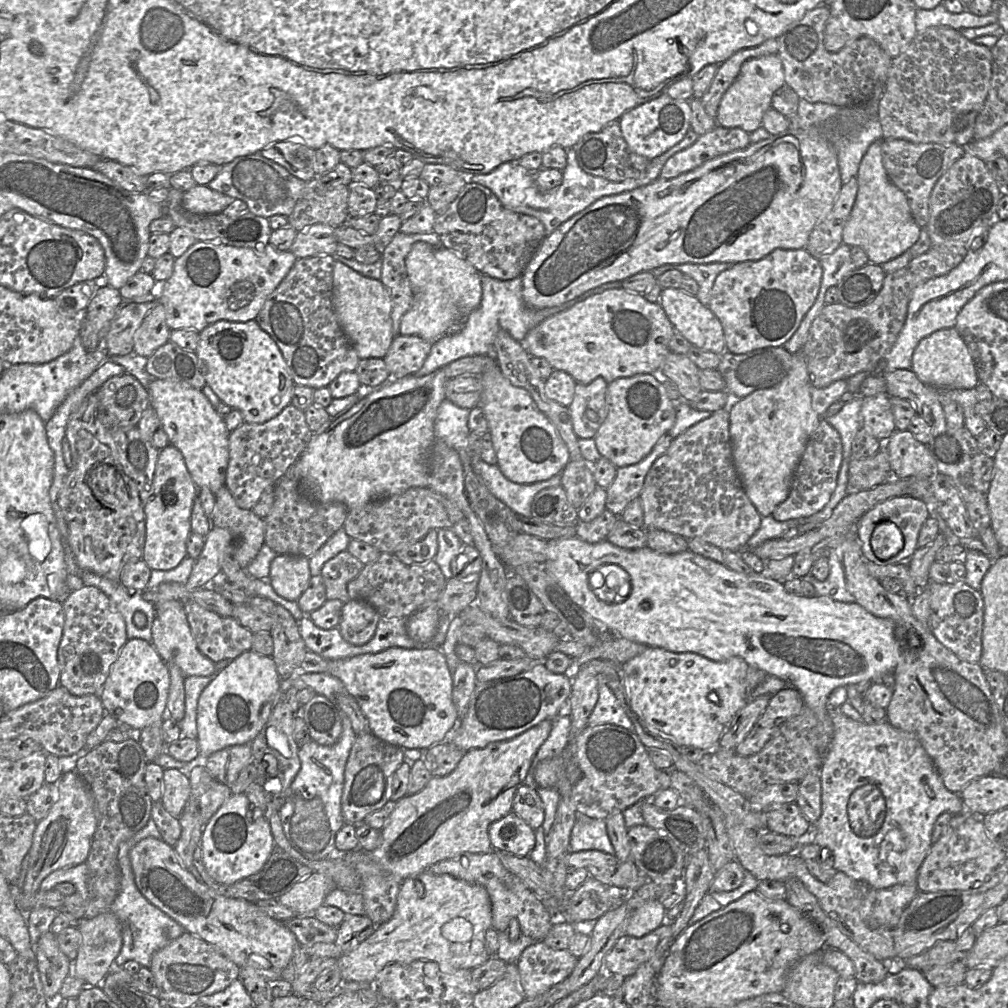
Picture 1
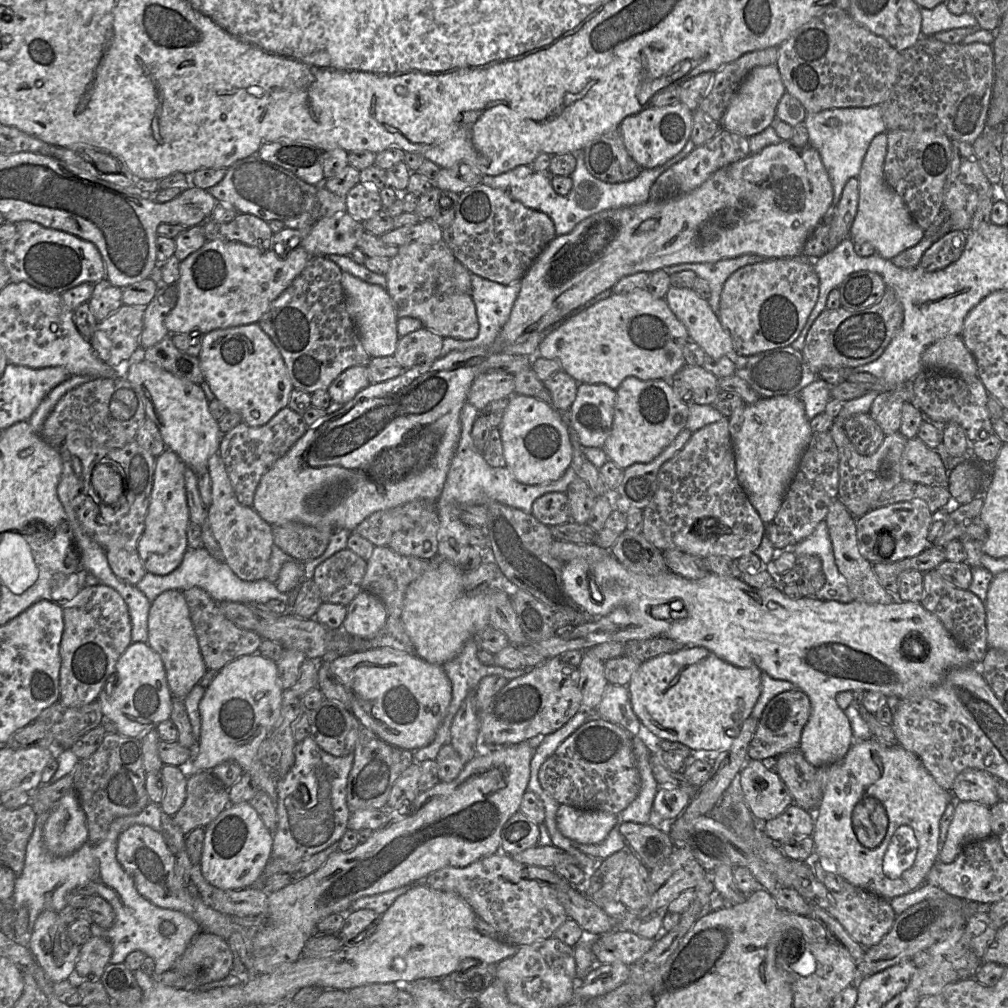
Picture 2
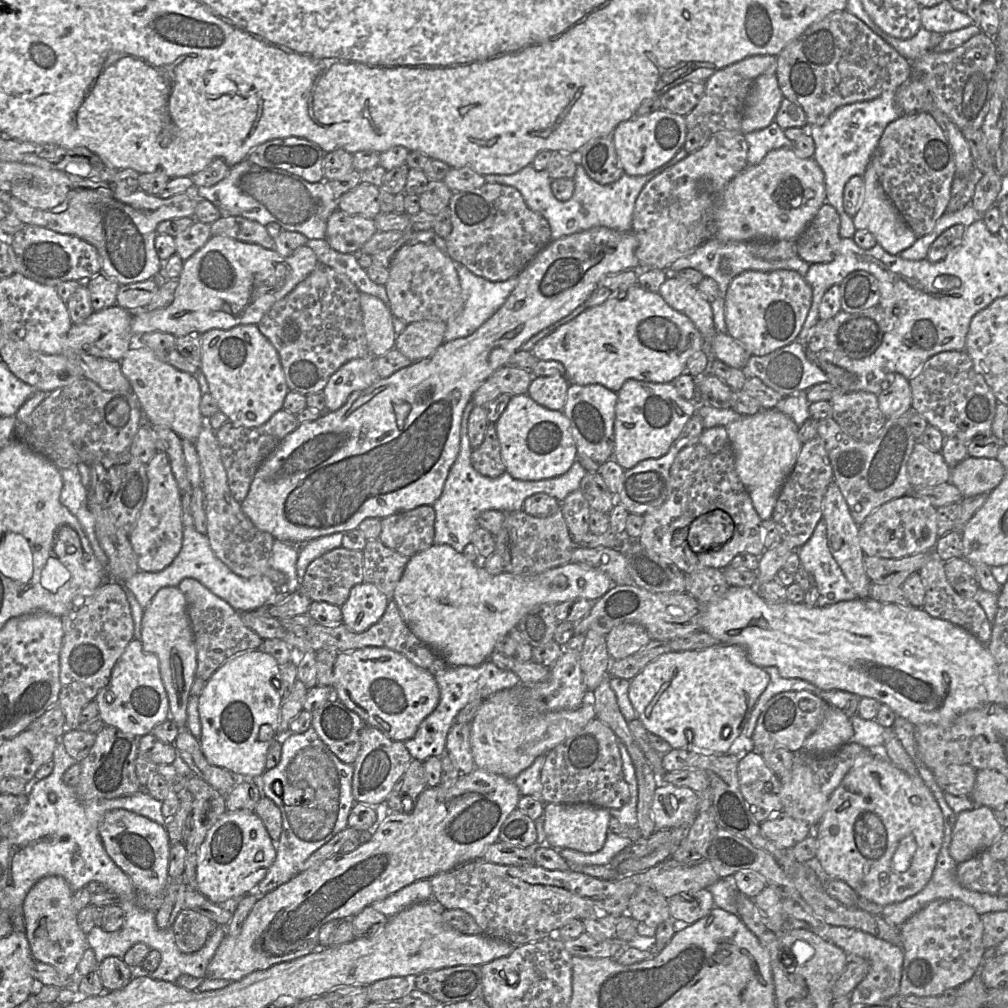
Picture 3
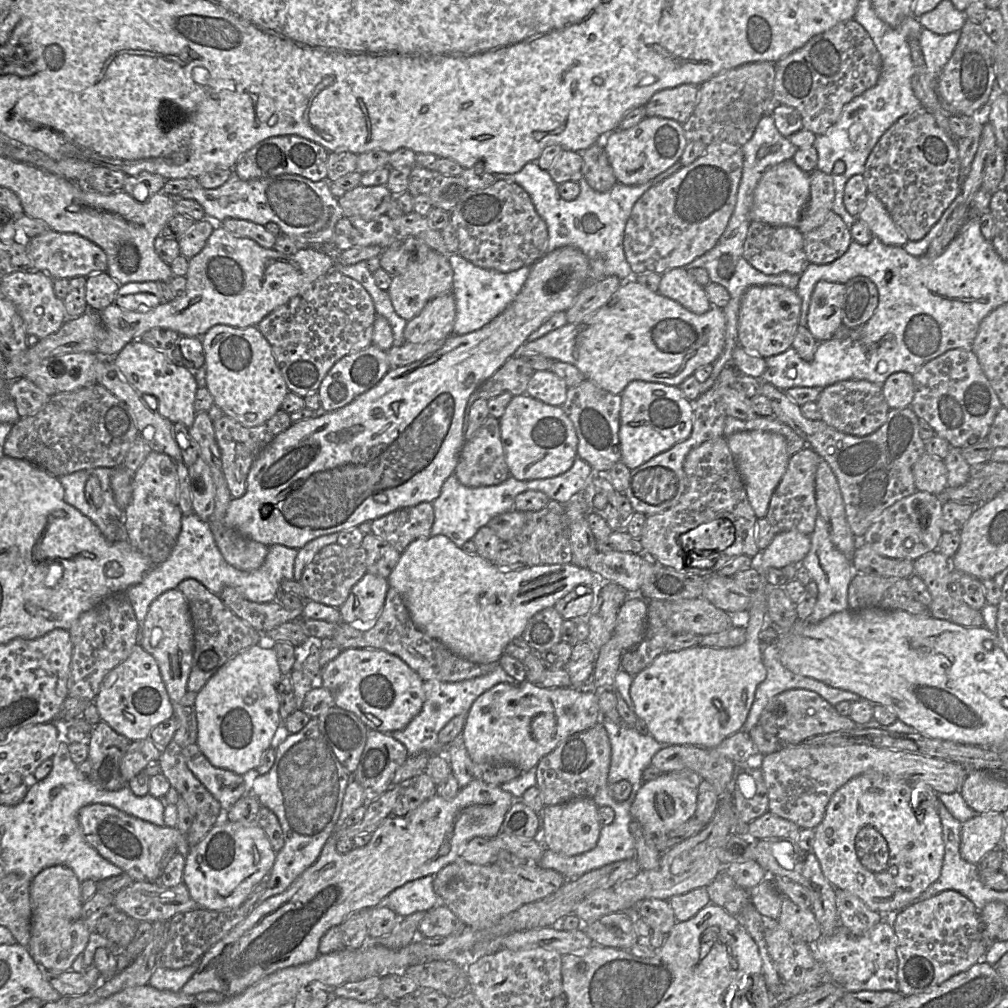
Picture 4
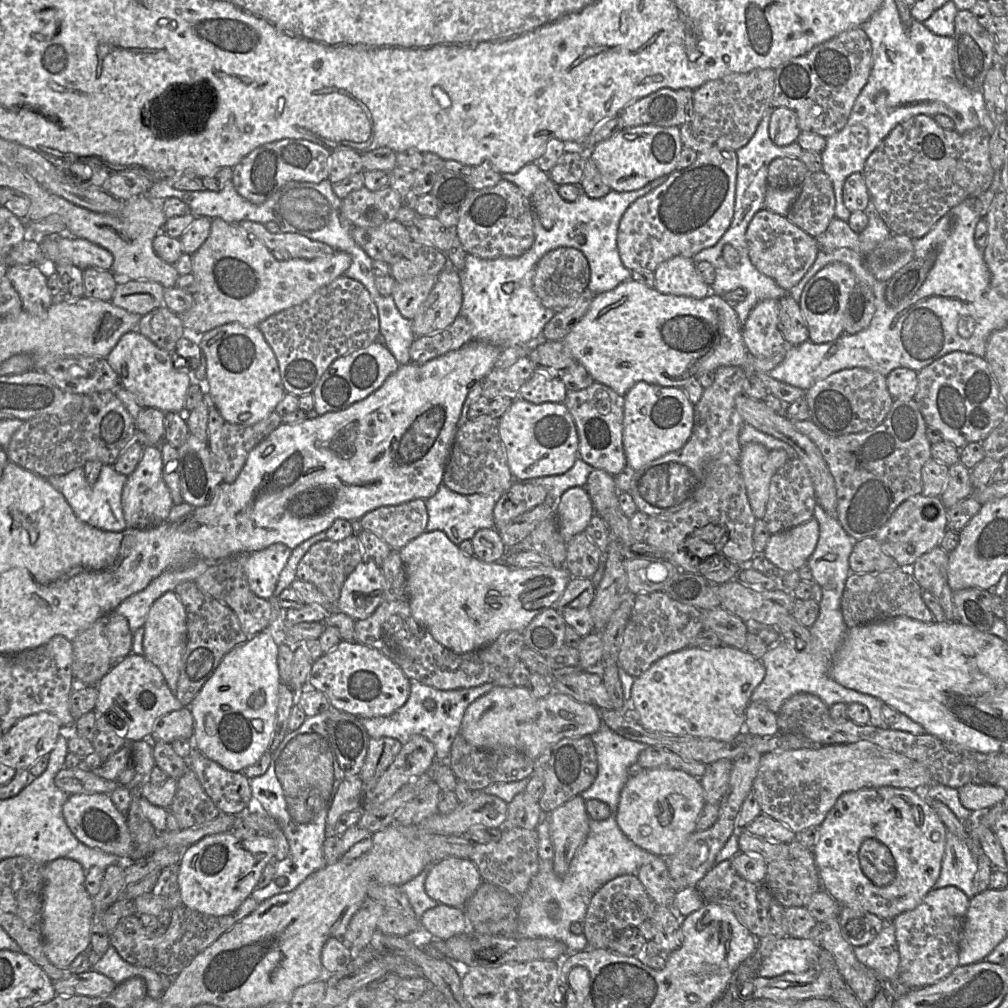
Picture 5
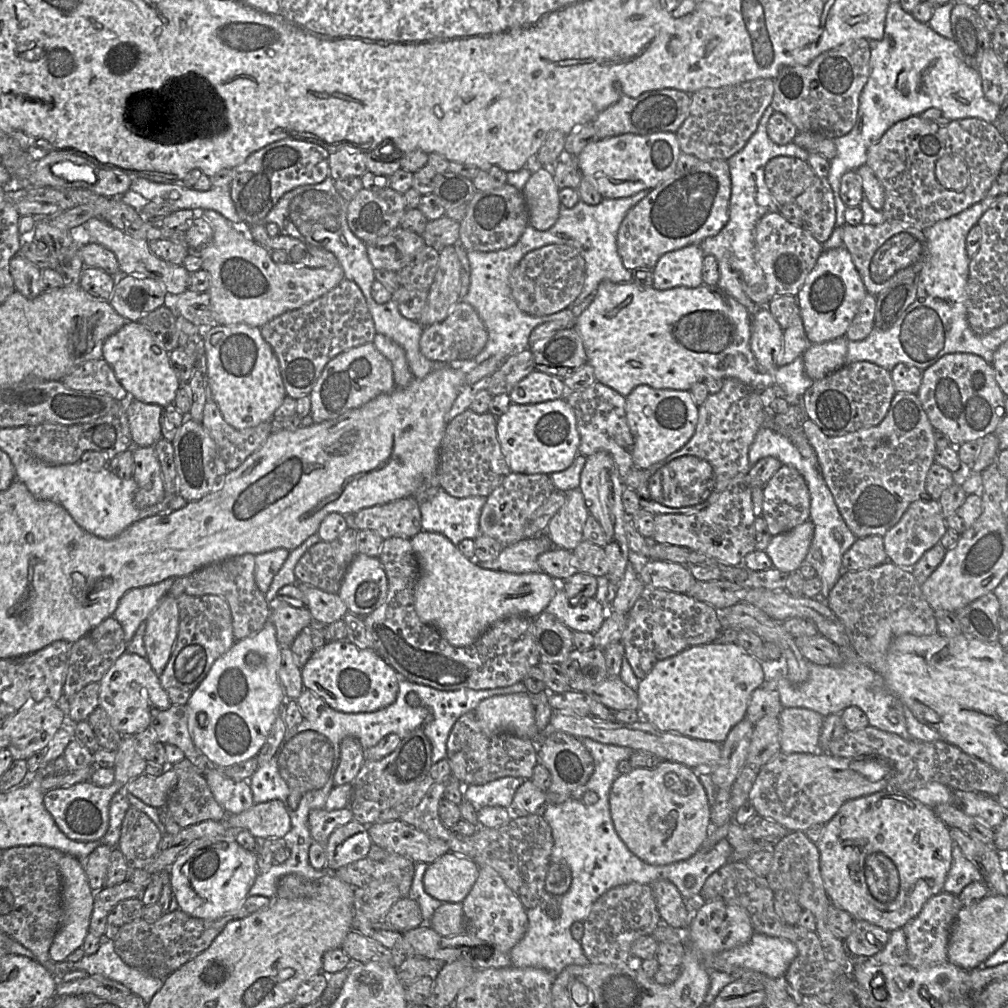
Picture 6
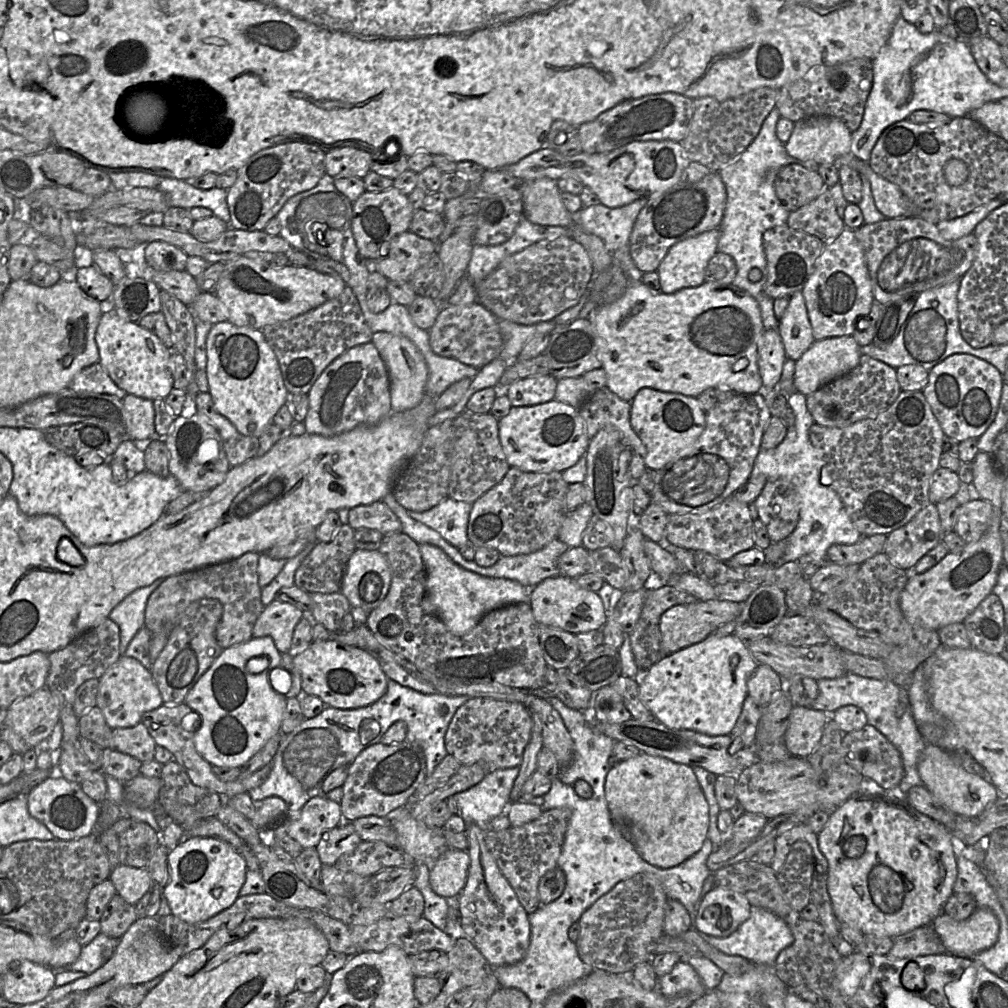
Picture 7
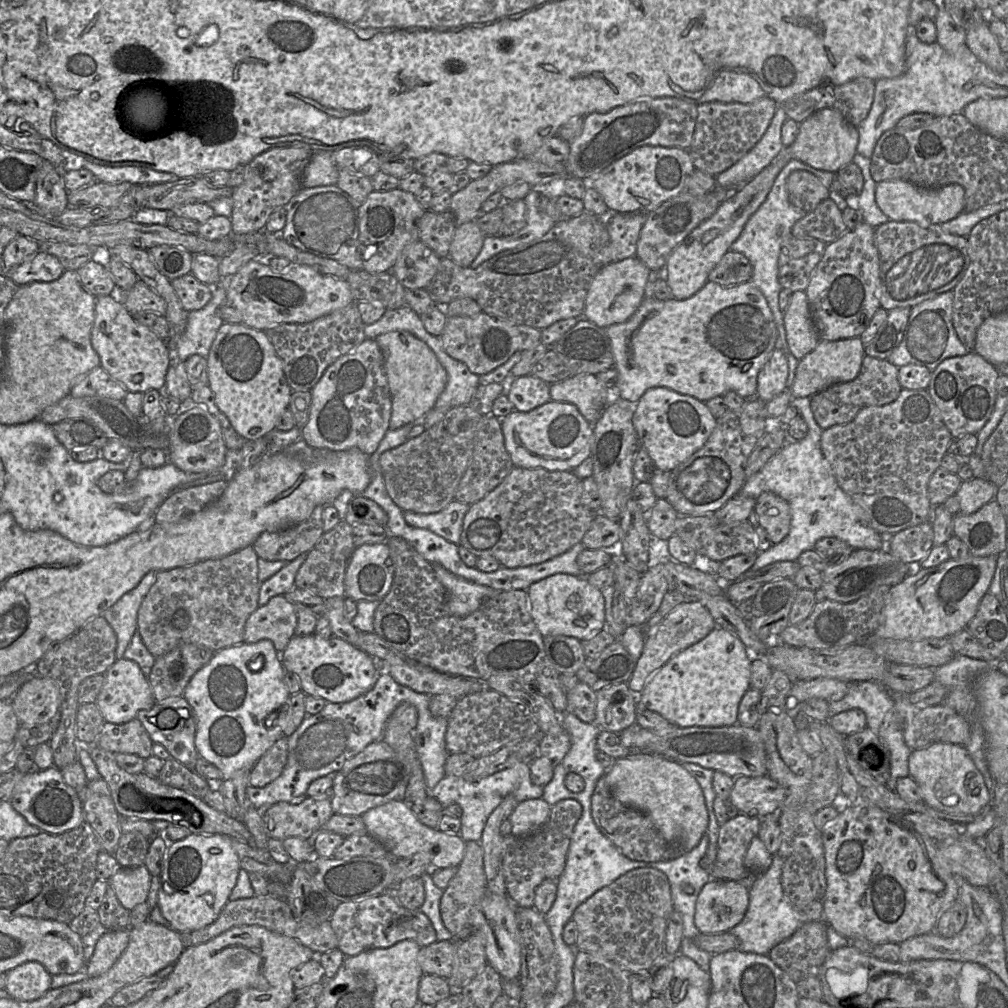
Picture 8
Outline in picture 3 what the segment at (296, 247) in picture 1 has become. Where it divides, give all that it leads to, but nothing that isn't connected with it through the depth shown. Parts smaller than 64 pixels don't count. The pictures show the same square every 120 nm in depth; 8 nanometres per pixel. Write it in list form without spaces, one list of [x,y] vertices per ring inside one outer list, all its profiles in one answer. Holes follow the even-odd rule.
[[[336,209],[328,218],[325,240],[341,253],[355,253],[377,232],[373,219]]]

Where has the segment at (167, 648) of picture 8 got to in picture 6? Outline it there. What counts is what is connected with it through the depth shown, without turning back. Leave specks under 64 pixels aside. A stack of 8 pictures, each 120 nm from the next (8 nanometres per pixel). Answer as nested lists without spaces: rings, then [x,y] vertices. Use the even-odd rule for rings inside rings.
[[[247,553],[207,565],[189,575],[175,578],[167,594],[178,598],[181,595],[218,595],[228,603],[233,625],[233,635],[241,640],[258,633],[269,620],[270,602],[258,588],[255,577],[255,555]]]

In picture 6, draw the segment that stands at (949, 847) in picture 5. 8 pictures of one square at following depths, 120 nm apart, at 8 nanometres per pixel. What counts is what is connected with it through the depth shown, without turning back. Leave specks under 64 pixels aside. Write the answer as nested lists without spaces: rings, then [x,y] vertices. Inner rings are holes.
[[[953,841],[952,863],[943,890],[958,895],[963,888],[974,881],[984,881],[979,870],[965,857],[959,845]]]

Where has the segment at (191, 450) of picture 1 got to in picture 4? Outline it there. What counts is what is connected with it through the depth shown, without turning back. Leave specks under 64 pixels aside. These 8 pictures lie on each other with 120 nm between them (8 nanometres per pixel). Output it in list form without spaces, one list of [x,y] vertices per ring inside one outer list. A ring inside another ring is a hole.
[[[139,339],[127,343],[112,359],[122,377],[139,394],[142,403],[173,424],[183,423],[188,429],[193,425],[197,412],[194,401],[199,388],[195,376],[183,365],[169,361],[161,352]]]

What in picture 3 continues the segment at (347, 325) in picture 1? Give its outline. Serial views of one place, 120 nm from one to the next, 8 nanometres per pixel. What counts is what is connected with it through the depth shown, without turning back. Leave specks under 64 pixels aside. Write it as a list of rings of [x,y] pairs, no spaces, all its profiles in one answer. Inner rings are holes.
[[[360,292],[363,326],[370,355],[381,357],[395,348],[394,316],[380,299]]]

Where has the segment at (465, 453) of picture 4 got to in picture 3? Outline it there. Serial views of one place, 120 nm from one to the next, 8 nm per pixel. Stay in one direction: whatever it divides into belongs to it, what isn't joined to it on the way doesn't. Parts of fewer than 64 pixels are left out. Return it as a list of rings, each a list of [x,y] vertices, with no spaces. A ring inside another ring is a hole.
[[[488,423],[484,440],[472,450],[470,460],[473,468],[488,478],[498,478],[506,471],[494,423]]]

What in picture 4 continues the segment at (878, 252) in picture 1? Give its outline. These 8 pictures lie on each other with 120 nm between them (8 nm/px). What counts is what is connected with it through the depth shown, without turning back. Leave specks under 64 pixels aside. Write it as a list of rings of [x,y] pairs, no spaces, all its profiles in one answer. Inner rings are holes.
[[[867,193],[857,219],[864,222],[872,235],[886,245],[903,247],[908,242],[904,231],[894,223],[883,203],[872,193]]]

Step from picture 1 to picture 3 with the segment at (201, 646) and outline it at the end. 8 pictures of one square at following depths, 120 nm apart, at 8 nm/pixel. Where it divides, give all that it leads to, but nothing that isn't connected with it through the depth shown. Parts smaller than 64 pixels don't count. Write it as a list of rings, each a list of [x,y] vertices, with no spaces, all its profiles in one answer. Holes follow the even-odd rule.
[[[184,578],[178,588],[185,596],[188,616],[194,632],[197,656],[196,678],[207,681],[221,665],[239,651],[261,647],[264,639],[244,624],[240,612],[213,594],[198,580]]]

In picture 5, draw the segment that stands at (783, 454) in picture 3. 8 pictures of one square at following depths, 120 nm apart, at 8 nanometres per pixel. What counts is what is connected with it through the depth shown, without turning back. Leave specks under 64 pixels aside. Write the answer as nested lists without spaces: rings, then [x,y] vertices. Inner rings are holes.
[[[759,443],[744,445],[738,462],[753,514],[756,519],[763,519],[770,481],[777,468],[769,460],[769,450]]]

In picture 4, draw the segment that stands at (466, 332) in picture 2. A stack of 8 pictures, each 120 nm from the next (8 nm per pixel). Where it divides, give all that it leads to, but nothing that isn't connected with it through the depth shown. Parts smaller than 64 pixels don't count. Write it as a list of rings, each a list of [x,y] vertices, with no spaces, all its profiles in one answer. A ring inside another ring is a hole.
[[[430,250],[426,258],[417,258],[409,263],[406,269],[392,277],[387,289],[395,312],[404,320],[409,321],[418,315],[428,301],[452,292],[453,270],[448,260],[448,255]]]

